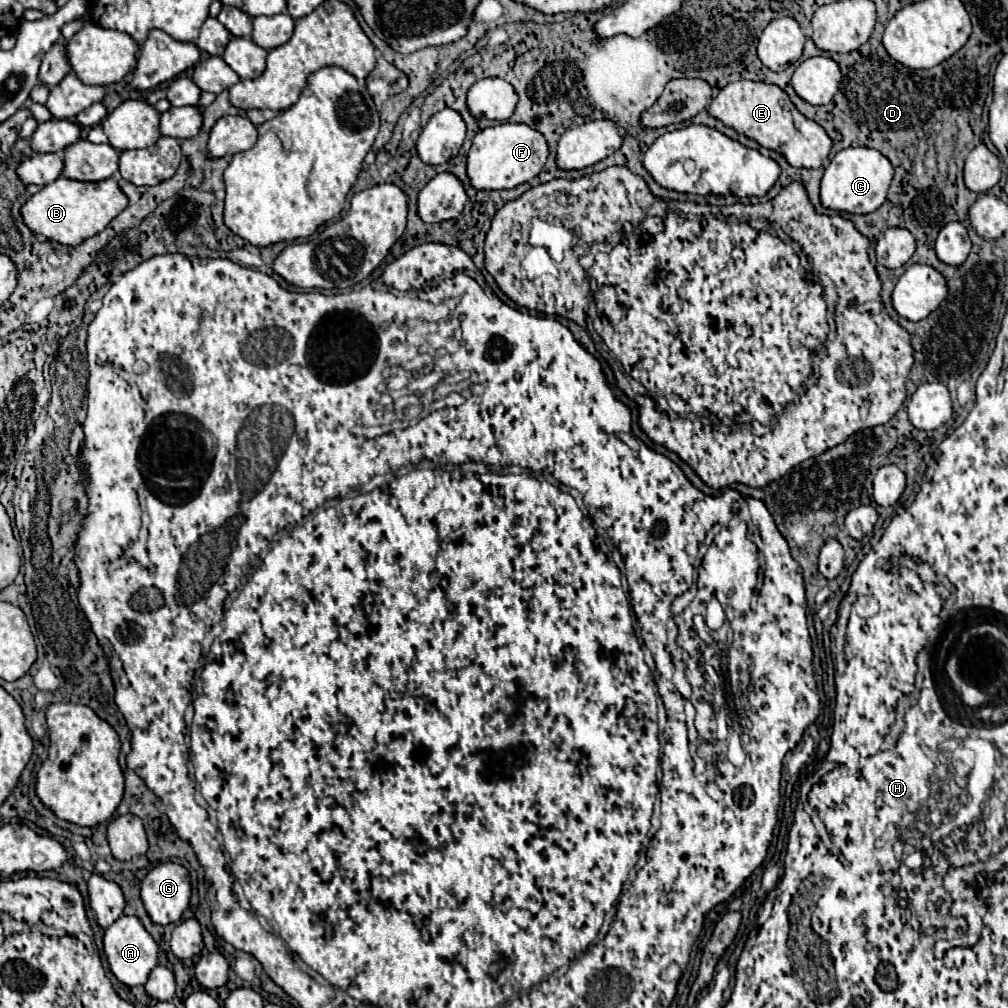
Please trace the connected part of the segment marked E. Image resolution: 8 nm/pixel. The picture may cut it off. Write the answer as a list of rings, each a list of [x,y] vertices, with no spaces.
[[[736,81],[726,85],[716,97],[710,99],[710,105],[706,107],[708,115],[722,121],[726,127],[732,127],[734,131],[754,139],[758,145],[770,151],[780,151],[784,159],[798,169],[818,169],[828,159],[828,149],[832,147],[830,137],[826,131],[806,119],[798,109],[792,105],[788,95],[768,83],[760,81]]]

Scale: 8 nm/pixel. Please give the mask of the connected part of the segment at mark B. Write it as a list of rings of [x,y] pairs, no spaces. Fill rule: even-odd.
[[[58,177],[56,181],[42,187],[36,195],[32,195],[20,207],[20,215],[34,235],[42,235],[48,241],[62,245],[78,245],[84,239],[100,233],[126,205],[126,195],[110,179],[100,183],[82,183]]]

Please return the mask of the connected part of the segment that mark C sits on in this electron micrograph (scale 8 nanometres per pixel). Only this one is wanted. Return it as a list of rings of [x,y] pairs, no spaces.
[[[868,147],[844,149],[836,153],[836,157],[826,165],[826,171],[820,183],[820,201],[826,209],[838,211],[838,213],[868,215],[886,201],[892,175],[894,175],[894,169],[890,161],[876,149],[868,149]]]

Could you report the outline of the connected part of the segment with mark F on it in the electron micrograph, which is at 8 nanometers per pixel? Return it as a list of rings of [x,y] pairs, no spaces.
[[[502,123],[486,127],[476,133],[468,153],[466,171],[470,185],[478,191],[514,189],[534,179],[542,171],[546,157],[548,157],[548,145],[538,131],[530,129],[524,123]]]

